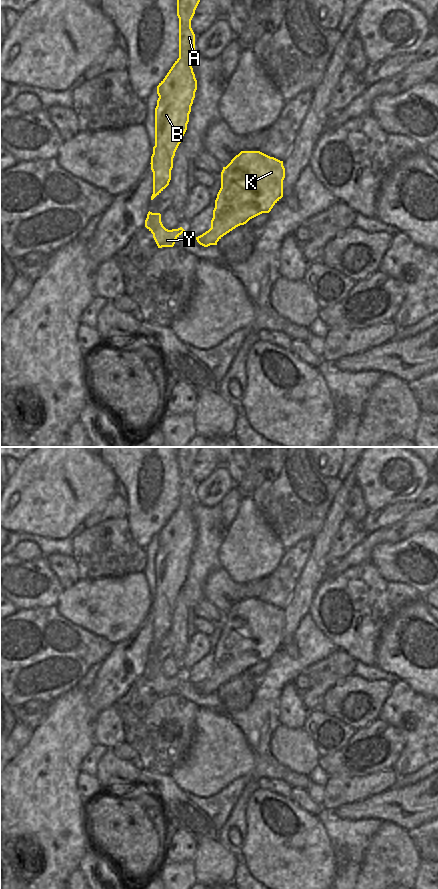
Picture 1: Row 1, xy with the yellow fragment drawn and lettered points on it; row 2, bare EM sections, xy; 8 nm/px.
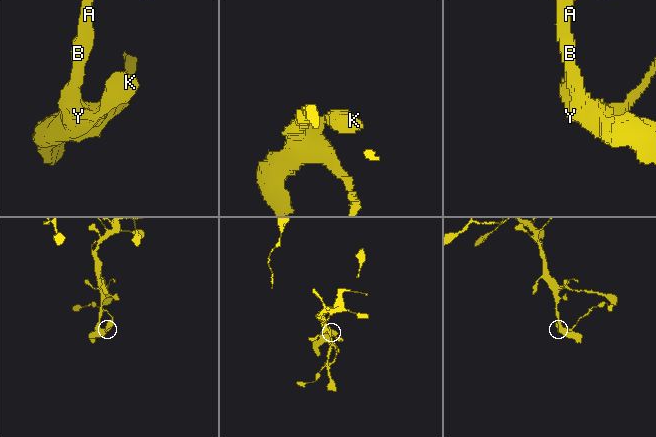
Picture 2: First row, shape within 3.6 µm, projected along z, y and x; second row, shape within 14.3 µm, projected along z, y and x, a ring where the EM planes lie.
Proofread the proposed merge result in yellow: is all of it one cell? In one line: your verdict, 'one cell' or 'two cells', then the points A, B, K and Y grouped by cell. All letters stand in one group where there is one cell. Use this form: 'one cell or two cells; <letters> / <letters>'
one cell; A B K Y

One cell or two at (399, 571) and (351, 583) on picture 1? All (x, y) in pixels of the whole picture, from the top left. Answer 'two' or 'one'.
two

